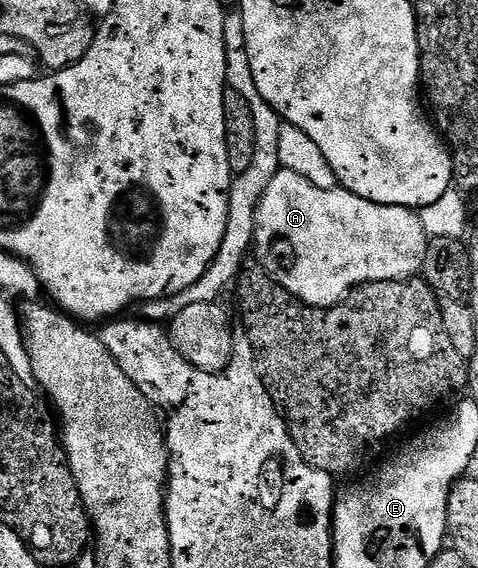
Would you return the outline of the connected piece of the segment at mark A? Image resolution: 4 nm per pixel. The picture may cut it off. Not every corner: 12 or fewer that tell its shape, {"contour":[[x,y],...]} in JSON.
{"contour":[[281,168],[253,248],[306,305],[421,270],[421,216]]}

